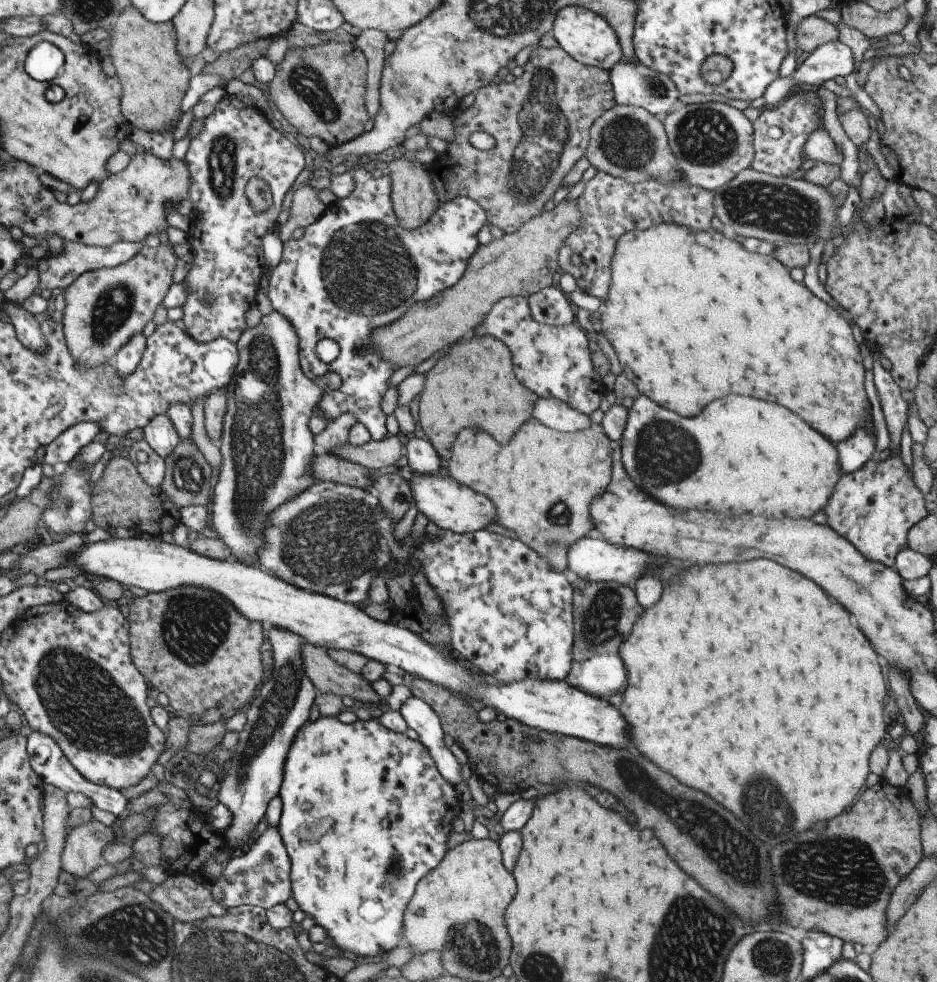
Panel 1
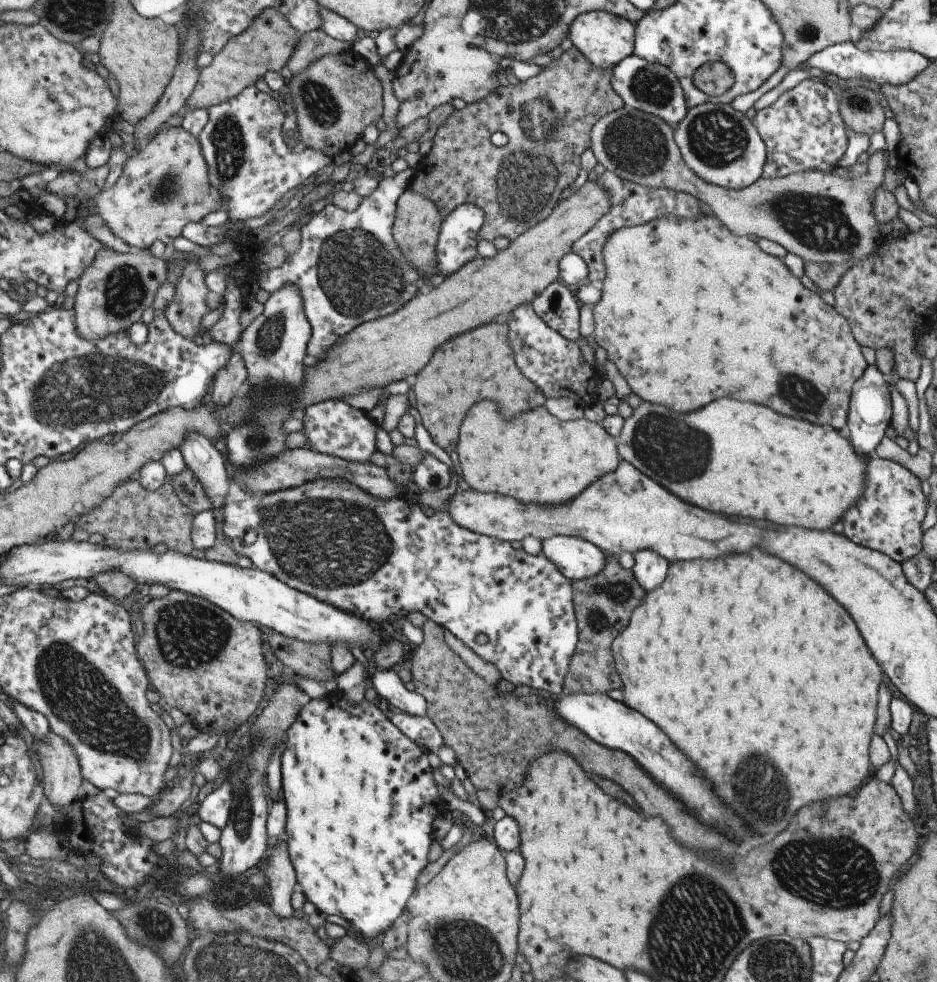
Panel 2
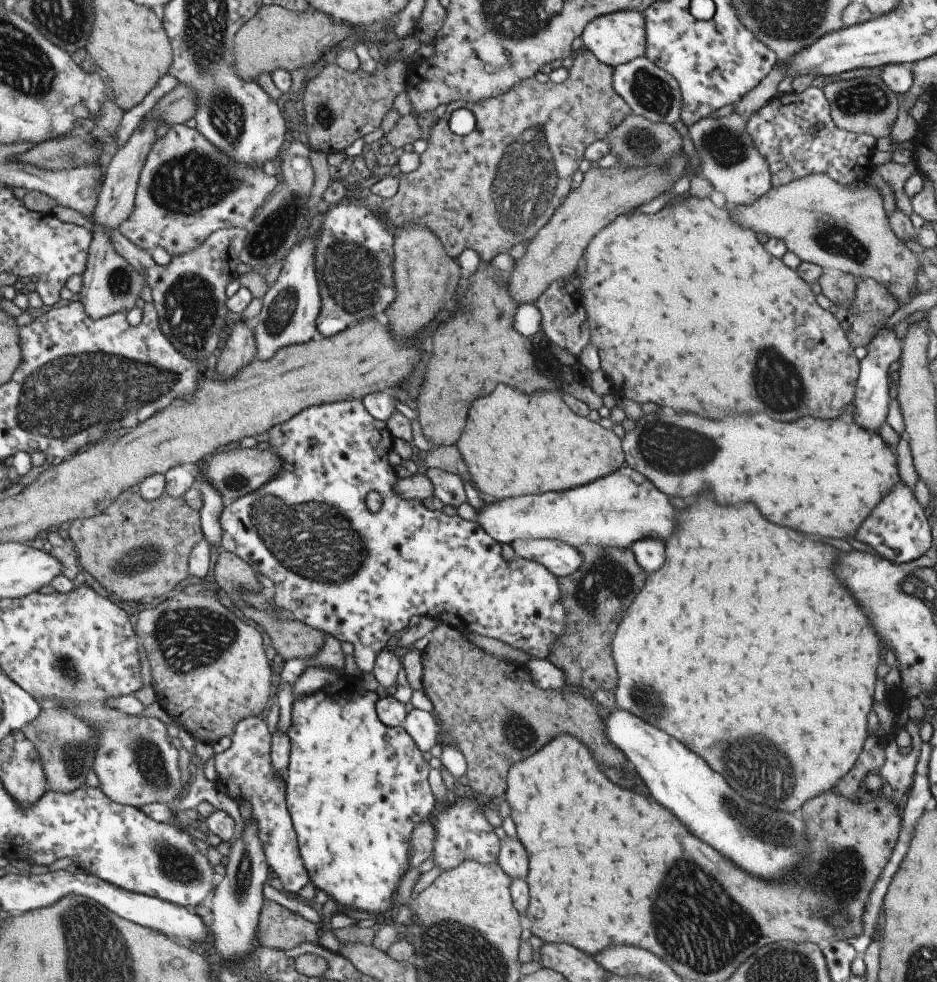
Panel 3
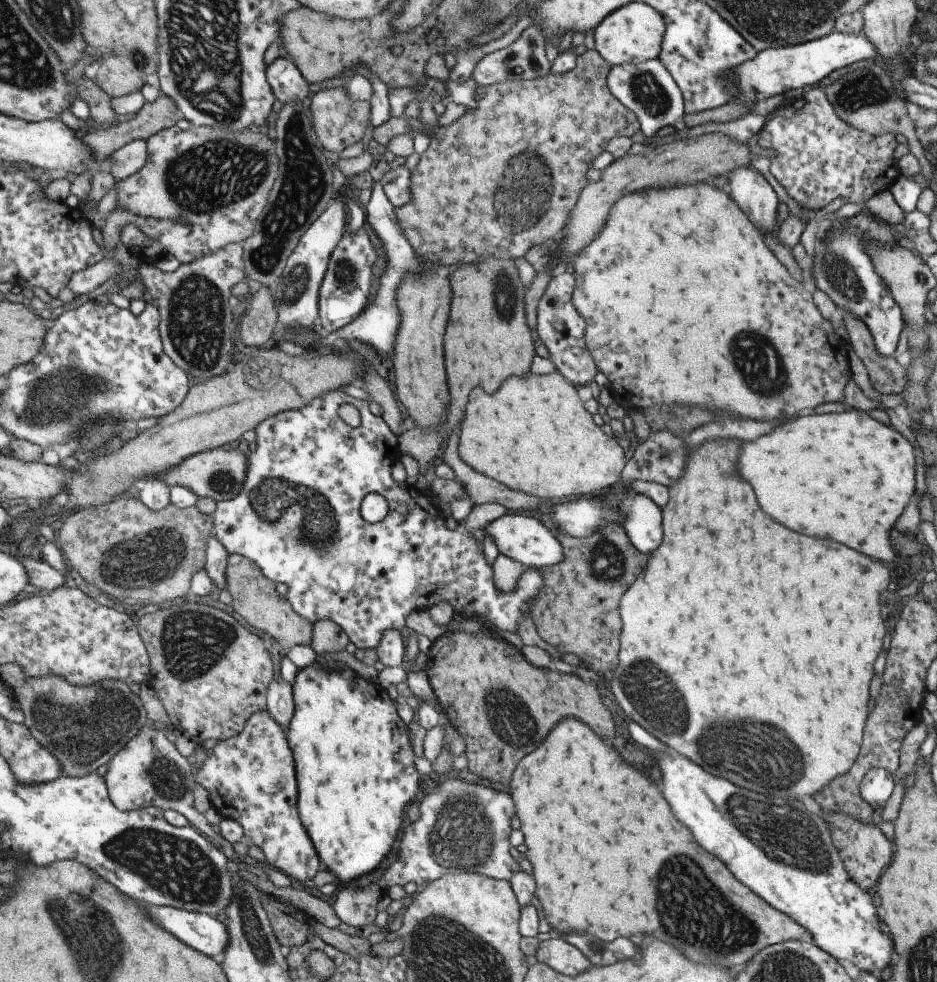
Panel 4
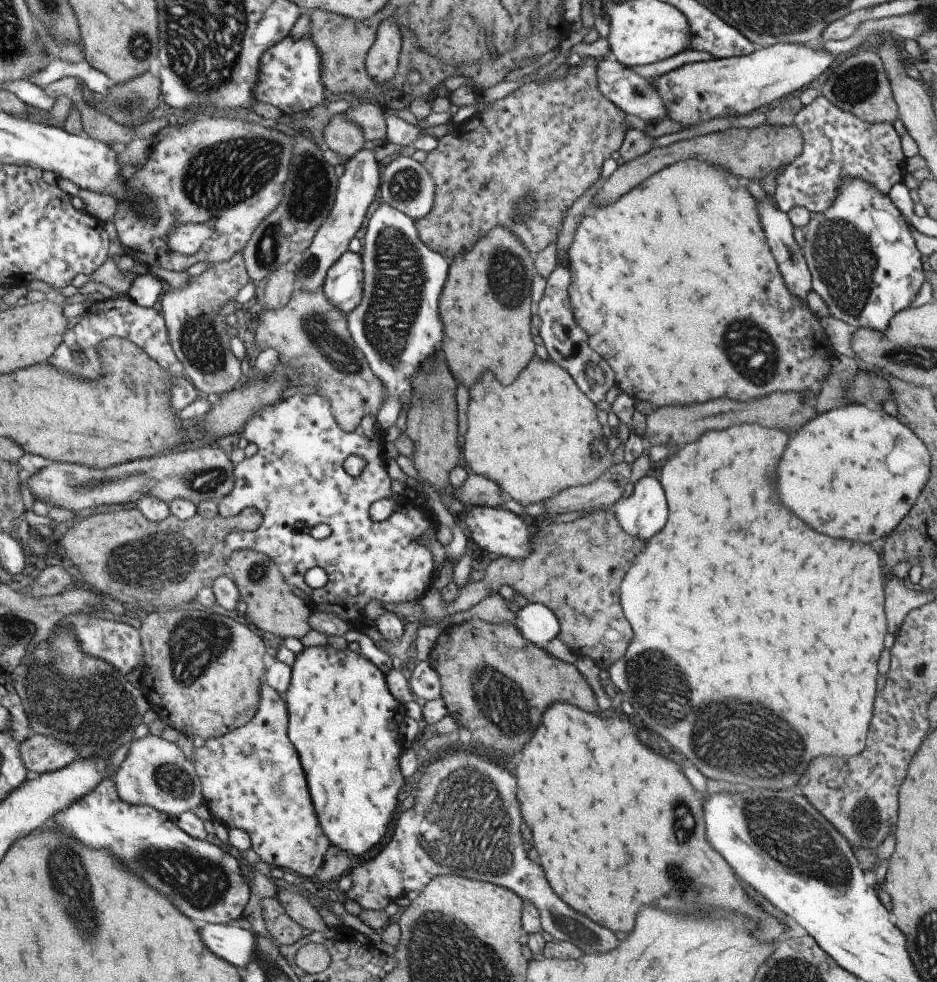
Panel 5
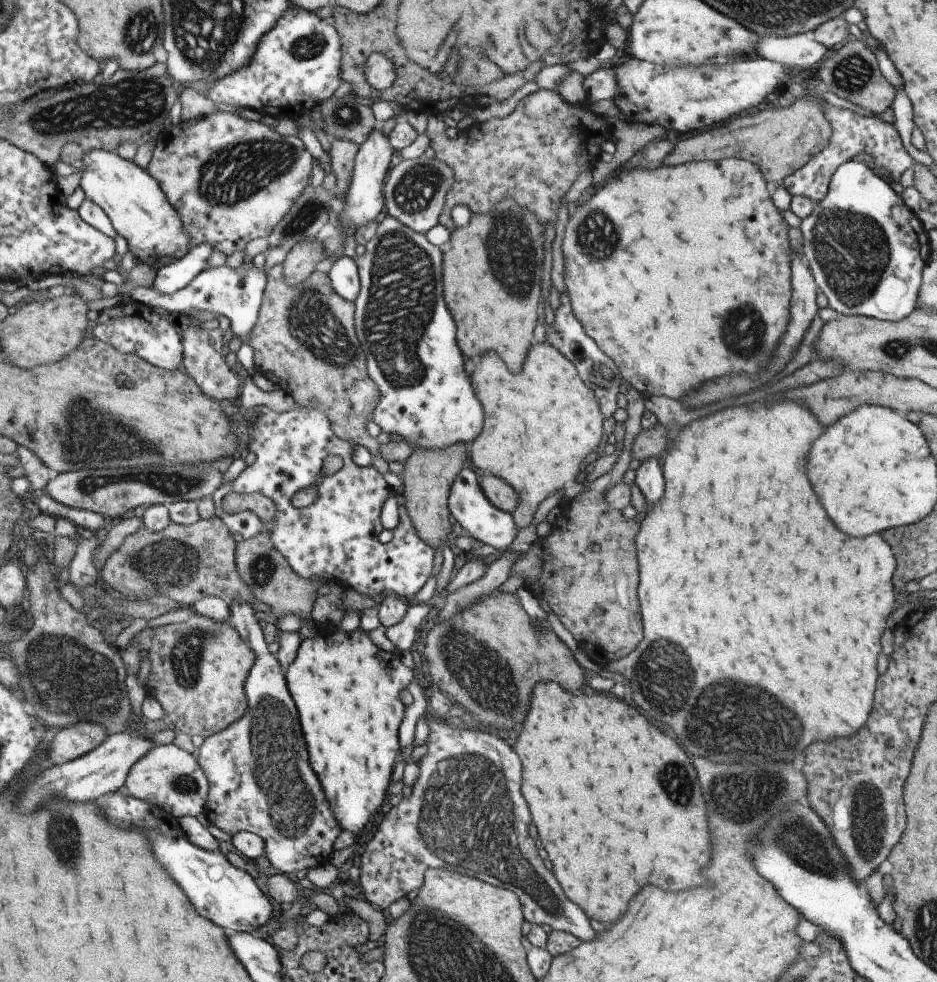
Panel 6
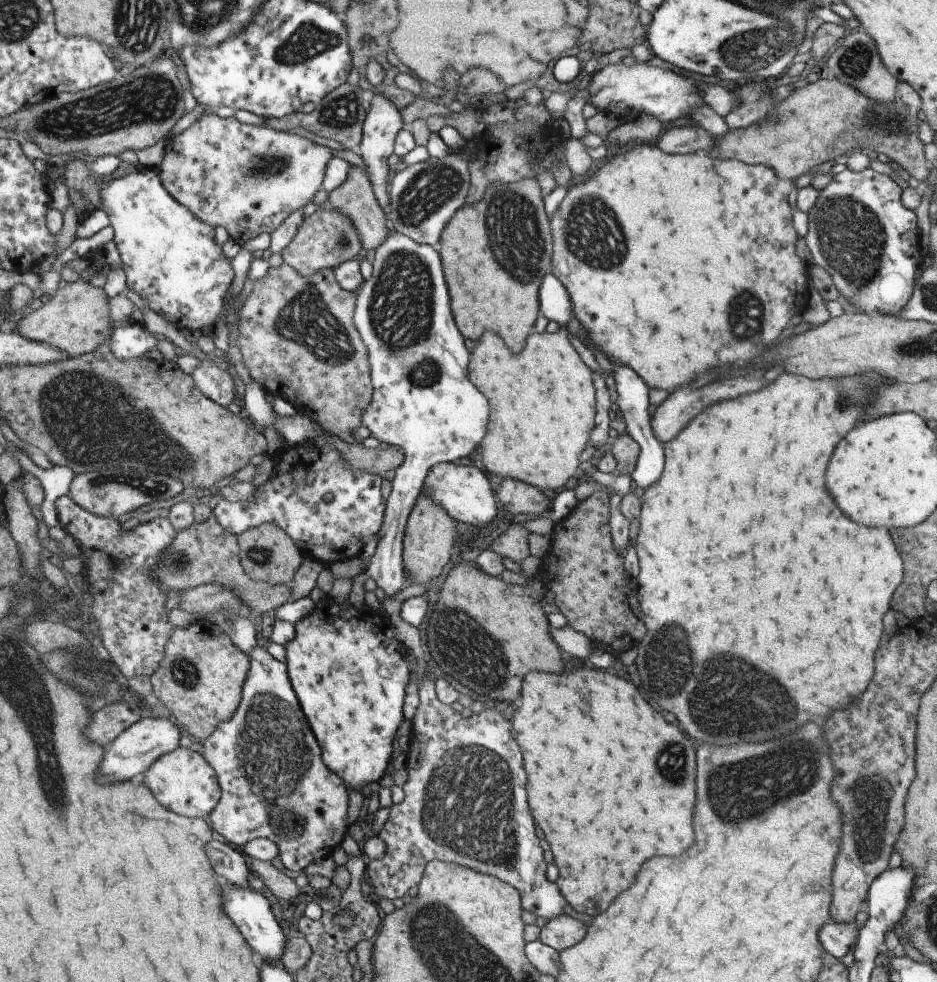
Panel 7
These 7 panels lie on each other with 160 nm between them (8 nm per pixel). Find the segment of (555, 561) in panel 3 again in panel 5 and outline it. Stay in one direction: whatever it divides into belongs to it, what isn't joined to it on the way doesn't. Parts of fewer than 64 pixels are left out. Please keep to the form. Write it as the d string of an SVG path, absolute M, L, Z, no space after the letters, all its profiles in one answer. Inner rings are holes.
M465 505L463 515L454 522L451 530L452 539L447 546L444 547L446 558L451 564L456 564L457 560L467 551L469 542L475 544L481 551L497 554L499 557L511 557L518 559L524 557L532 547L532 540L527 532L526 526L520 517L508 511L507 509L499 509L497 507L486 507L479 505ZM462 528L469 531L469 539L465 539L465 535L461 533Z

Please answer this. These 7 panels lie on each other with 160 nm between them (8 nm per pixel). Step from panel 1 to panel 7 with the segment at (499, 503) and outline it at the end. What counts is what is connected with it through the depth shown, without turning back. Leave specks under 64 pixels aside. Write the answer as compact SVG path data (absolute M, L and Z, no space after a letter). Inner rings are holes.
M560 327L555 333L543 332L543 334L529 334L527 336L527 342L525 342L525 348L517 354L505 350L505 344L501 342L501 338L495 334L495 332L483 332L483 336L475 342L473 346L473 352L469 356L469 366L467 366L467 378L471 381L471 384L483 392L483 396L487 398L489 402L489 426L487 426L487 432L485 436L480 440L478 444L479 456L482 458L478 461L480 467L483 467L486 472L491 472L491 474L499 477L511 477L512 479L517 479L523 481L524 483L529 483L539 490L555 490L555 488L561 488L561 486L569 485L573 479L573 473L577 464L579 464L579 453L588 444L588 434L594 423L594 414L596 410L594 409L594 386L592 383L592 370L589 369L579 357L579 354L573 349L573 346L569 343L567 339L566 329ZM511 524L502 534L490 543L489 548L498 555L520 564L530 555L526 541L527 532L518 524Z

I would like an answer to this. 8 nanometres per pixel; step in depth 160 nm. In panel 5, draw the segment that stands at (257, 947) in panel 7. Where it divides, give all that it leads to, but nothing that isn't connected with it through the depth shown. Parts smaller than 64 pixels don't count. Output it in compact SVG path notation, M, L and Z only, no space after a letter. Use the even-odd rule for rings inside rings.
M103 779L91 792L73 801L47 824L59 826L89 848L105 848L113 852L129 870L167 896L191 920L227 925L242 917L250 882L238 870L237 860L207 841L187 836L164 812L149 805L122 801L112 779Z

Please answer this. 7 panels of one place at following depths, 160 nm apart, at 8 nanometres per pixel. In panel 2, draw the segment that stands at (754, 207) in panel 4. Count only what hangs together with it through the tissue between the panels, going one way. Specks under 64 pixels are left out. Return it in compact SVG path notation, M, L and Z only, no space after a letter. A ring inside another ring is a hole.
M705 102L688 108L685 118L678 122L677 129L674 131L674 141L687 168L706 183L726 189L741 190L762 177L762 168L766 161L764 142L751 120L747 119L744 113L734 110L729 104Z

